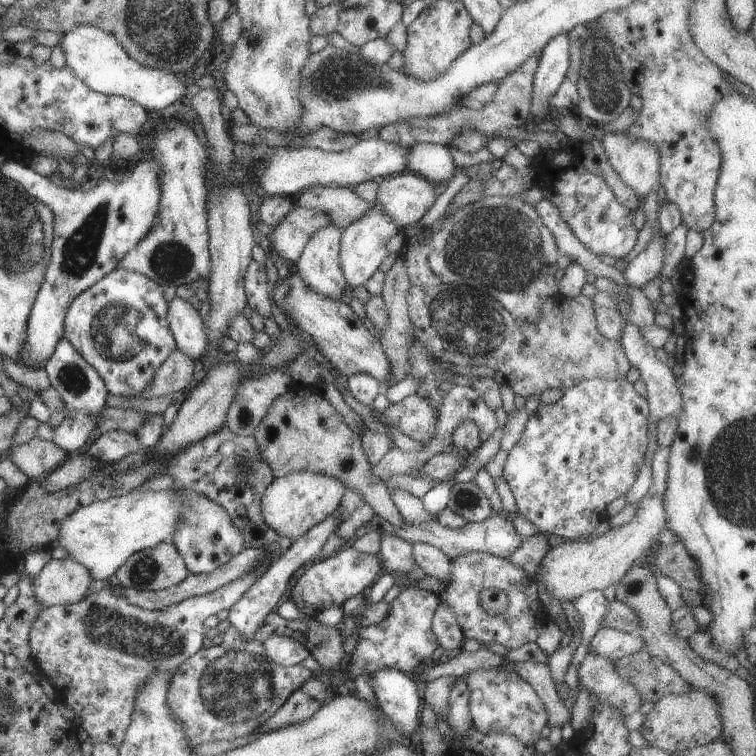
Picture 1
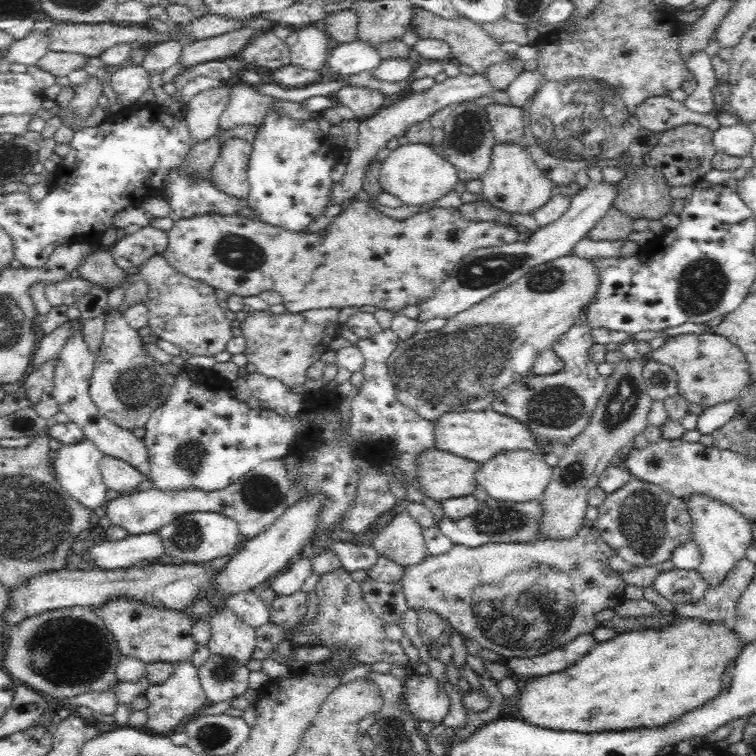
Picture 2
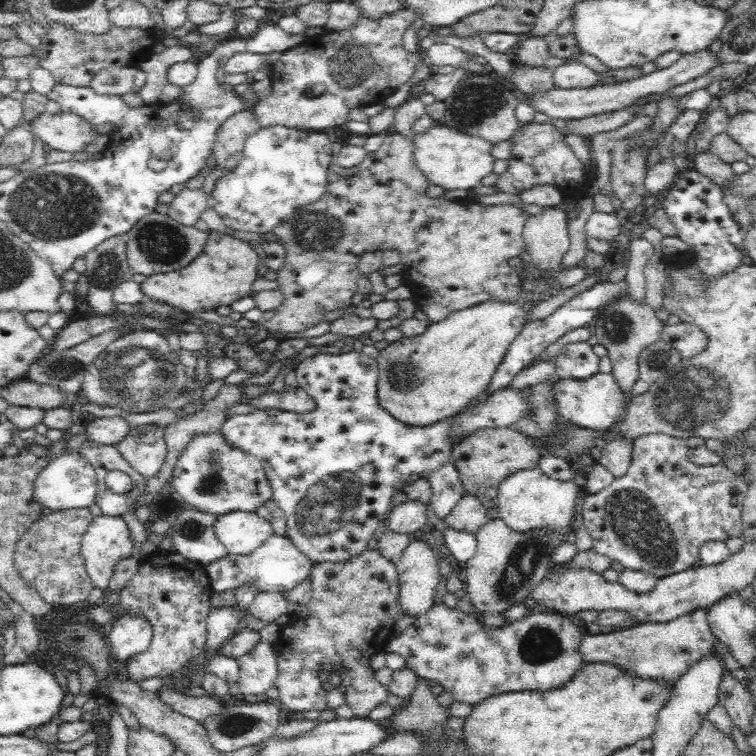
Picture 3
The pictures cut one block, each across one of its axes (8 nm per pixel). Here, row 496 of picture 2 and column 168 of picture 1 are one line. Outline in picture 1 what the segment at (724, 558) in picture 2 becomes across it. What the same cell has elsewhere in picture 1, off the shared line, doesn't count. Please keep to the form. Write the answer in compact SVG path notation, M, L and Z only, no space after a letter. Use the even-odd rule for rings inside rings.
M229 626L218 646L201 648L173 673L167 708L183 726L189 747L217 740L231 741L256 731L287 698L314 674L301 663L280 667L264 656L260 639L241 640Z

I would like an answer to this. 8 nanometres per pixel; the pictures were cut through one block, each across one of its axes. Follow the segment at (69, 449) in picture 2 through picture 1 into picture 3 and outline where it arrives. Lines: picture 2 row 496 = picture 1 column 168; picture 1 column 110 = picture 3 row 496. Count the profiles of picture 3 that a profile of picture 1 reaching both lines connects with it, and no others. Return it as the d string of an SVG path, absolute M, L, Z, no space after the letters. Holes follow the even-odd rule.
M63 451L49 460L34 482L34 501L55 511L90 507L96 499L97 475L94 466L80 452Z

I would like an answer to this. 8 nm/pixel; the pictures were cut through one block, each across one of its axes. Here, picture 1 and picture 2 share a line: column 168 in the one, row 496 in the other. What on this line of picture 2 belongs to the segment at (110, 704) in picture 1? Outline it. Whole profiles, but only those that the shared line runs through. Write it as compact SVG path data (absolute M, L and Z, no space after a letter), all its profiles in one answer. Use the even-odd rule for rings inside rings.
M634 478L606 496L604 503L597 507L600 516L593 526L626 562L637 567L660 566L670 558L676 546L690 541L692 522L682 502L660 487Z

